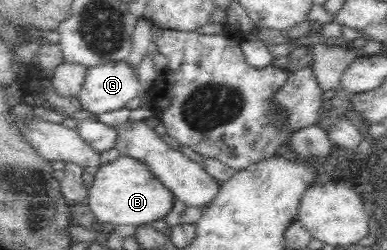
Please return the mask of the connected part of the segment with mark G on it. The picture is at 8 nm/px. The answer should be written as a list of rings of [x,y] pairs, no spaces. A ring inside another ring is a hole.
[[[111,61],[86,68],[84,82],[76,98],[81,106],[81,115],[97,116],[125,107],[125,103],[135,96],[141,96],[141,87],[133,68],[126,61]]]

